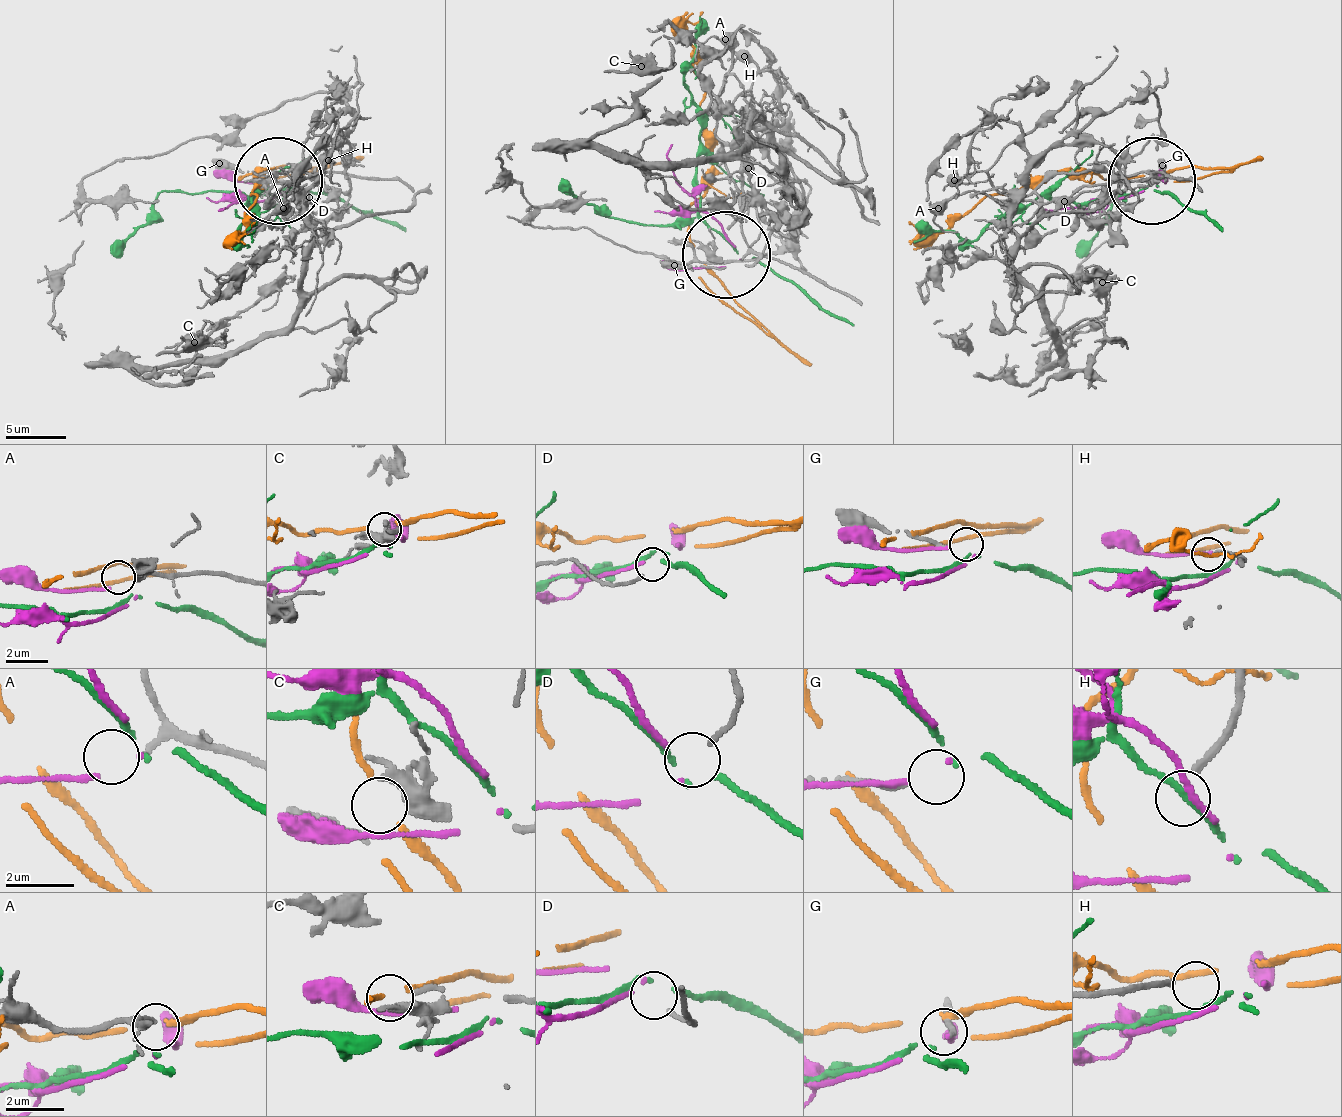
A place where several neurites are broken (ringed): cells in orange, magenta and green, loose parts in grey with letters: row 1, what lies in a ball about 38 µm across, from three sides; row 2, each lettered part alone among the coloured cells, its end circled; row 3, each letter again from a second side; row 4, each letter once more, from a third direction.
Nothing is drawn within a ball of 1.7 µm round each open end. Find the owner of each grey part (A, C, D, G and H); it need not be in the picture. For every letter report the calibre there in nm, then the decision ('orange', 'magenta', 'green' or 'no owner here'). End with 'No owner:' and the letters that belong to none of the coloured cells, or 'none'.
A: 130 nm thick; no owner here
C: 440 nm thick; no owner here
D: 160 nm thick; magenta
G: 140 nm thick; green
H: 200 nm thick; no owner here
No owner: A, C, H

